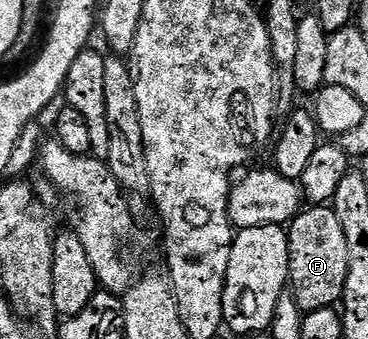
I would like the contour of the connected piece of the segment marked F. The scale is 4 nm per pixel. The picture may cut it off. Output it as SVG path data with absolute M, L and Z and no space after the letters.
M310 205L288 224L290 236L289 290L302 312L334 307L341 300L348 277L348 241L333 206Z

